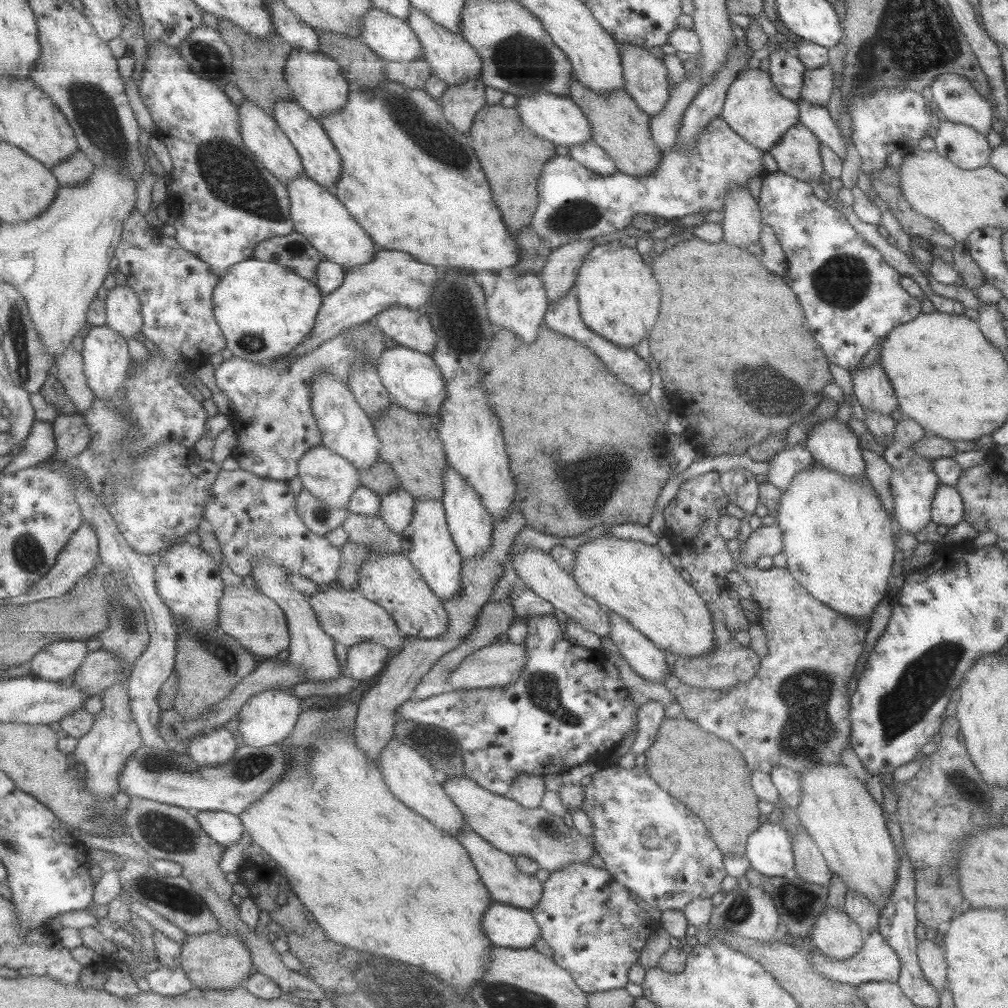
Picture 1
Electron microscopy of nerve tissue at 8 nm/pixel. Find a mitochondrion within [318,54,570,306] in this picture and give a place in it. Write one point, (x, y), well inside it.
(436, 143)

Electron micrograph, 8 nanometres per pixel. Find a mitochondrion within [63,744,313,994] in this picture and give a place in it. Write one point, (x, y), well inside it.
(160, 831)

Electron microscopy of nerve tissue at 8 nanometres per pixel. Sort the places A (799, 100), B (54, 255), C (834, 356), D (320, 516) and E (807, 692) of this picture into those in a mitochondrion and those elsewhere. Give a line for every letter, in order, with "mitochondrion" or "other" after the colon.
A: other
B: other
C: other
D: mitochondrion
E: mitochondrion

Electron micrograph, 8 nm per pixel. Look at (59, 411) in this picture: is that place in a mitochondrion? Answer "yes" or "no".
no

